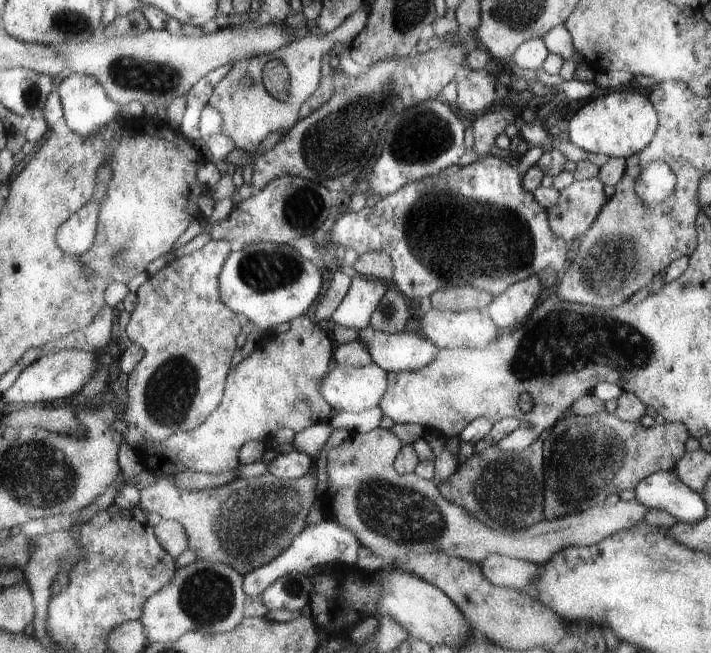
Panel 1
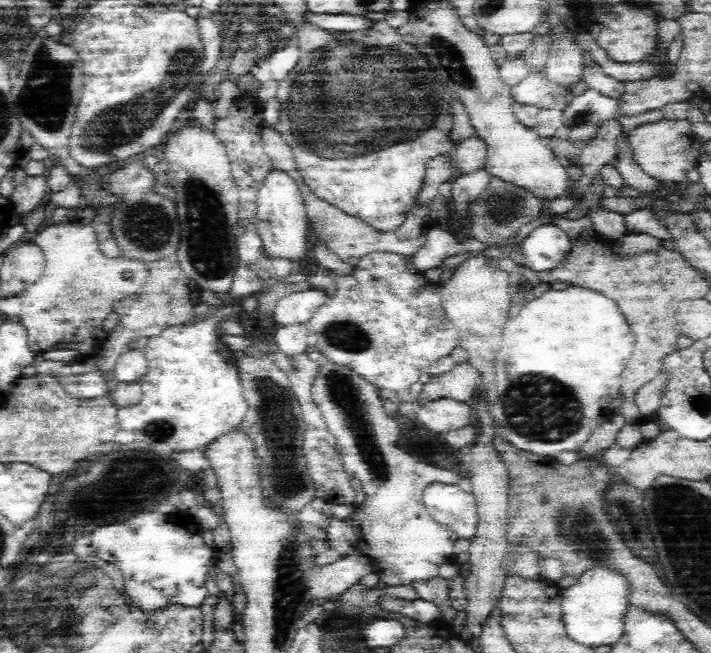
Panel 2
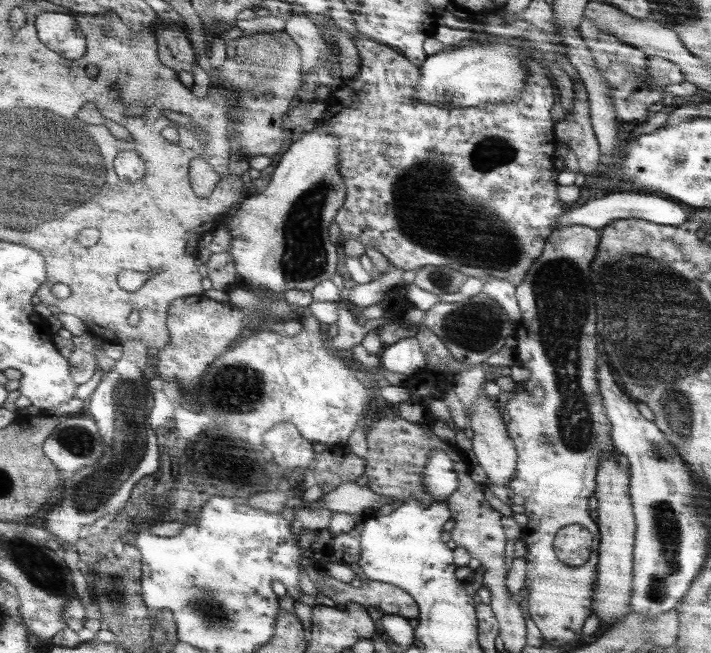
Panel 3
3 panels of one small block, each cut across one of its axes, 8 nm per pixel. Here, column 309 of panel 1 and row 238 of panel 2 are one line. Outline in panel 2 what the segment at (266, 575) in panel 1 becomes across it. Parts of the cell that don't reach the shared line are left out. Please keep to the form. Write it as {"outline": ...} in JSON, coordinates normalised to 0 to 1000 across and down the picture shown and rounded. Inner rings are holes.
{"outline":[[[771,343],[771,346],[754,349],[734,371],[731,386],[709,389],[709,395],[723,398],[726,404],[737,404],[737,407],[748,410],[748,417],[754,413],[757,420],[759,417],[768,420],[774,413],[782,413],[782,407],[788,407],[790,401],[796,401],[805,377],[807,377],[807,371],[799,364],[799,358],[793,352]]]}

